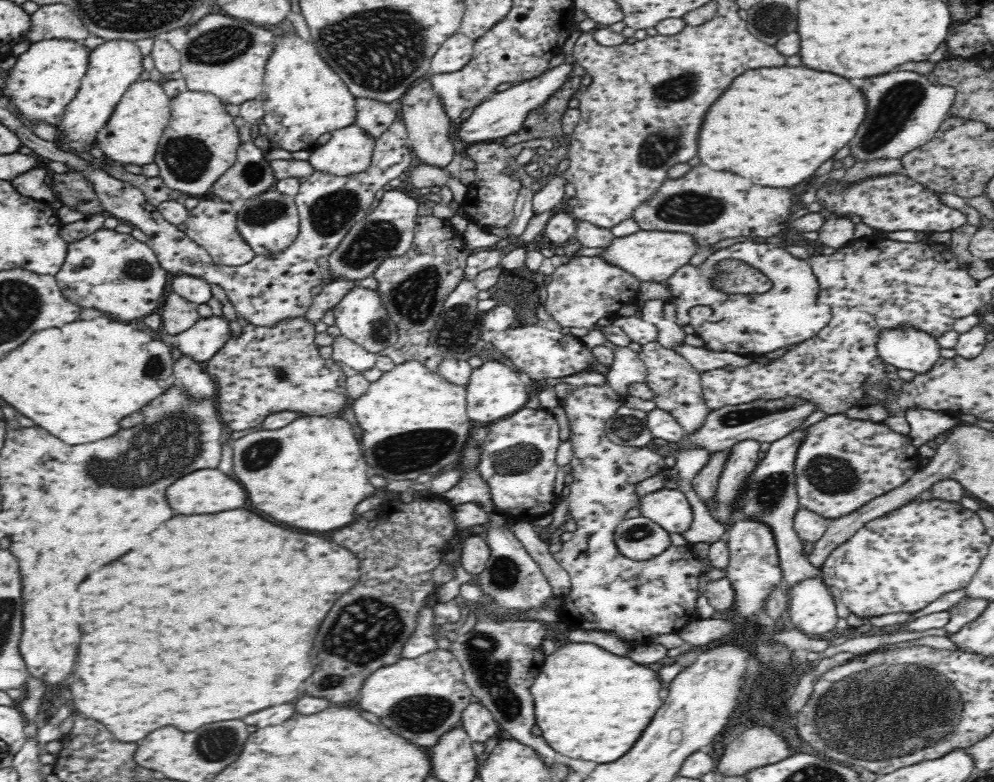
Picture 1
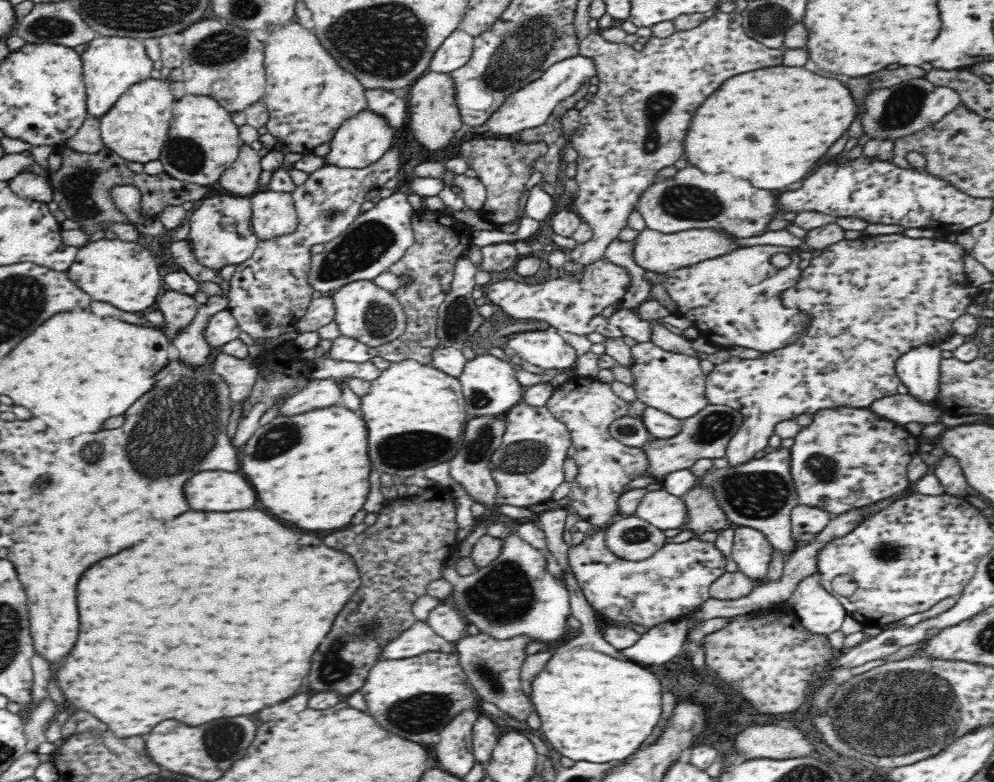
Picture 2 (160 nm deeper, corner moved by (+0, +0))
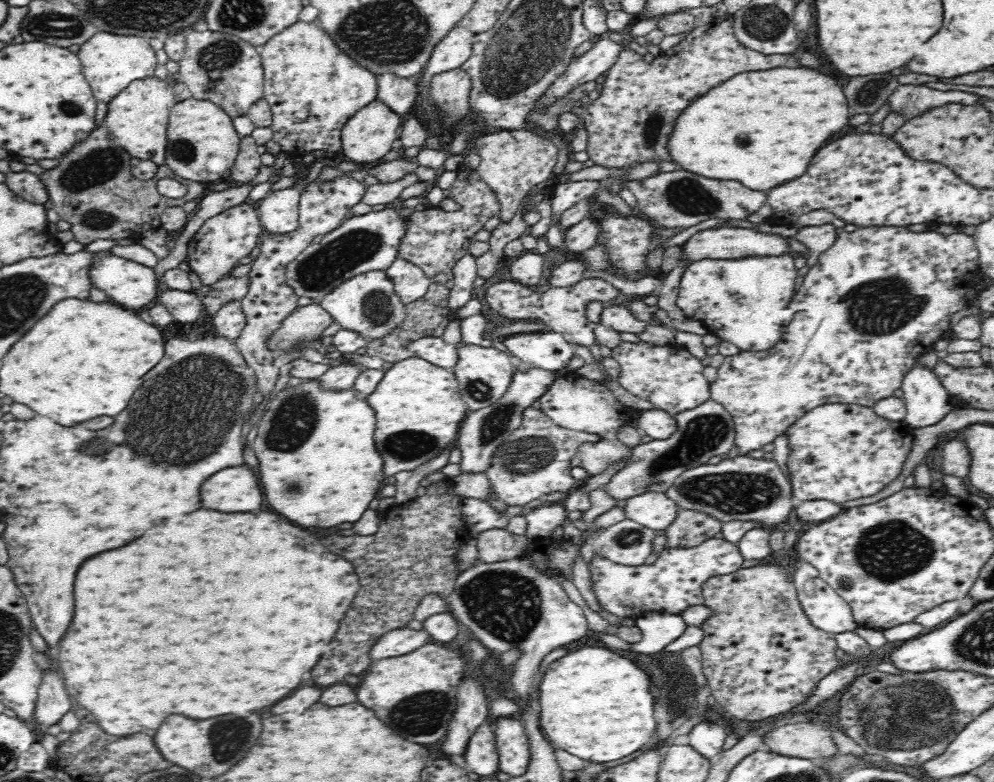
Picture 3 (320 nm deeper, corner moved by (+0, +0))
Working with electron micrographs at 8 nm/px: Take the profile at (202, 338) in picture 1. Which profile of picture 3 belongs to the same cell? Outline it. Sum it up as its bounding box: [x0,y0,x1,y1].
[212,300,247,340]

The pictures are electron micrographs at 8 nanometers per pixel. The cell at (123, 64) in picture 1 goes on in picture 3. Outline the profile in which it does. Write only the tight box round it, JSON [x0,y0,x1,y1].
[77,31,156,102]

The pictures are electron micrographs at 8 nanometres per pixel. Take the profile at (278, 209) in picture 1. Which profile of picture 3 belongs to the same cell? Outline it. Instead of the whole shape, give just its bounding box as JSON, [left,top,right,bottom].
[255,186,301,235]

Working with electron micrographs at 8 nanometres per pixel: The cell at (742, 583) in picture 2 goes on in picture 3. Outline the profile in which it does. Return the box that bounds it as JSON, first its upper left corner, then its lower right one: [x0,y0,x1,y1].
[700,563,840,722]

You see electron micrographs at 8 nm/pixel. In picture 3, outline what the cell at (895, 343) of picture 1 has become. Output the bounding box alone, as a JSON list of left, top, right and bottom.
[901,367,955,429]

